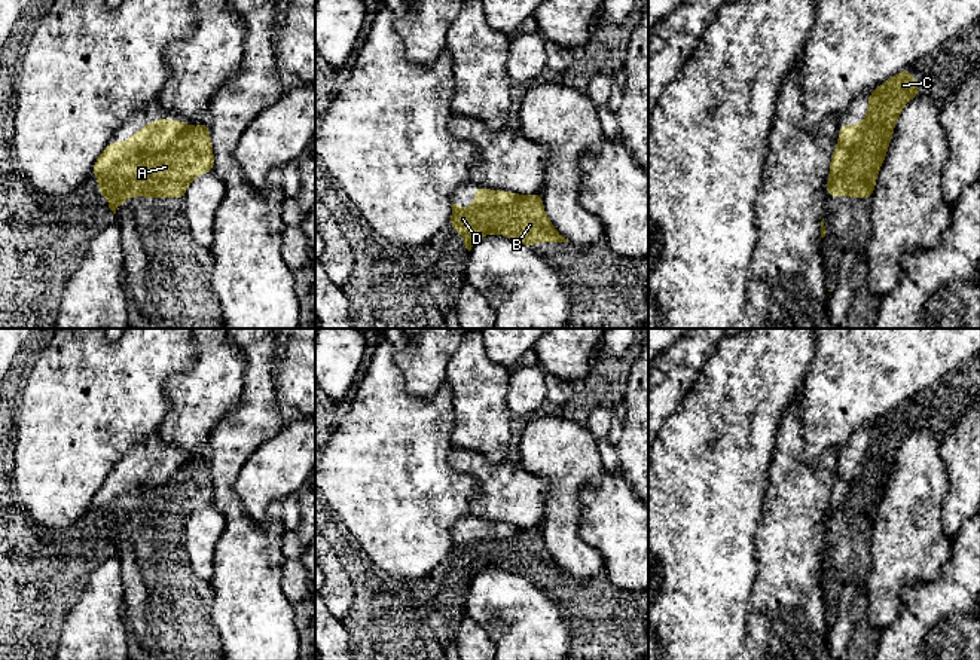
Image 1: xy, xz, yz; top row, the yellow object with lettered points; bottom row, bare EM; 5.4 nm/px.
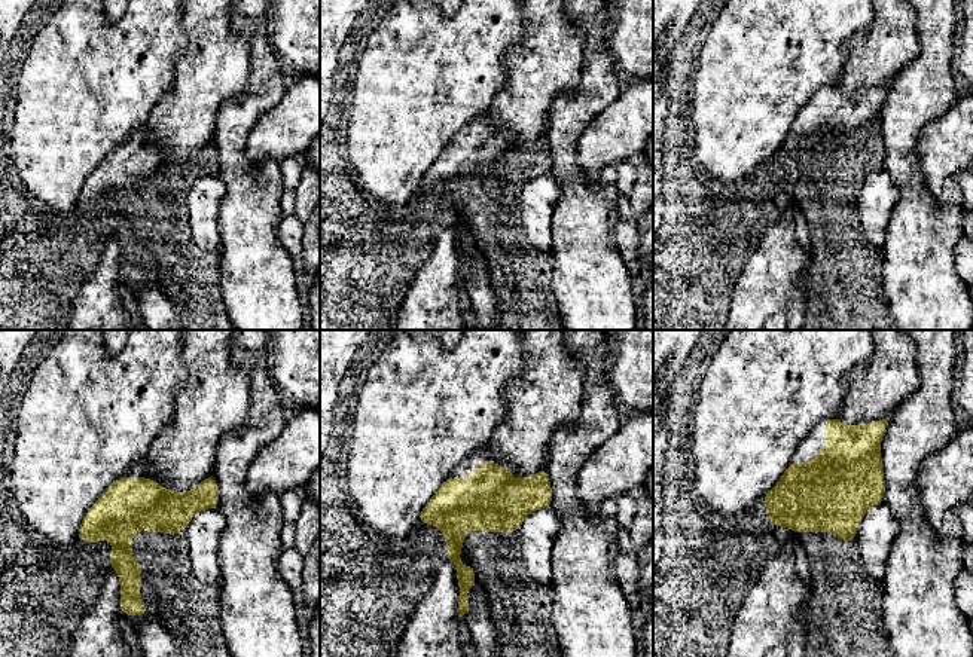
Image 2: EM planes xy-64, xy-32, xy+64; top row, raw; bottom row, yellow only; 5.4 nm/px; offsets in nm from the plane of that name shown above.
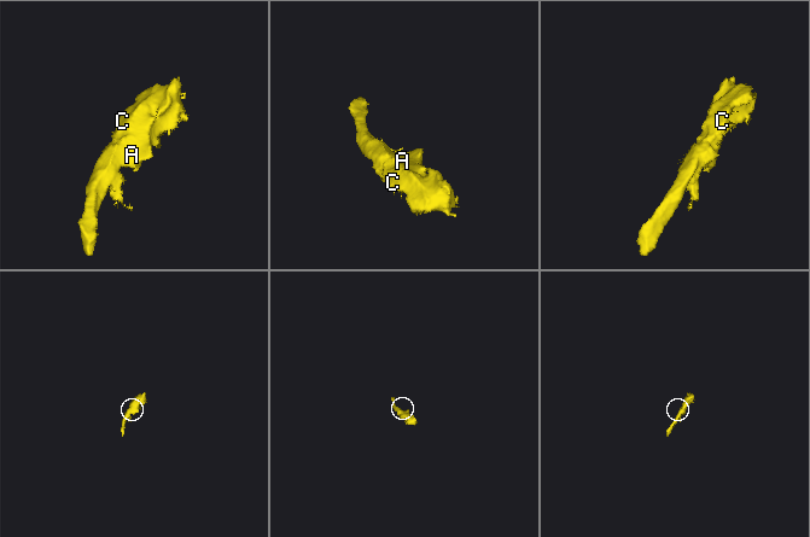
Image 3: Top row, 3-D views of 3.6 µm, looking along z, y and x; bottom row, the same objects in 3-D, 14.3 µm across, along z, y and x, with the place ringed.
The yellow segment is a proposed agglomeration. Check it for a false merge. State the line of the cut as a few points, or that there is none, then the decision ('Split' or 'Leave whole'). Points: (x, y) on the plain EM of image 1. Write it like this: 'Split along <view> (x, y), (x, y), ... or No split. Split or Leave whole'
No split. Leave whole

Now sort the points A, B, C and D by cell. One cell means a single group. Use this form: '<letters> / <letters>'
A B C D

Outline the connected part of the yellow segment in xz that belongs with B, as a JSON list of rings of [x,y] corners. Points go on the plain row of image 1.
[[[474,520],[474,535],[462,541],[452,535],[451,557],[471,580],[488,566],[512,569],[515,575],[532,580],[537,575],[567,575],[544,546],[541,526],[516,528],[507,523]]]

